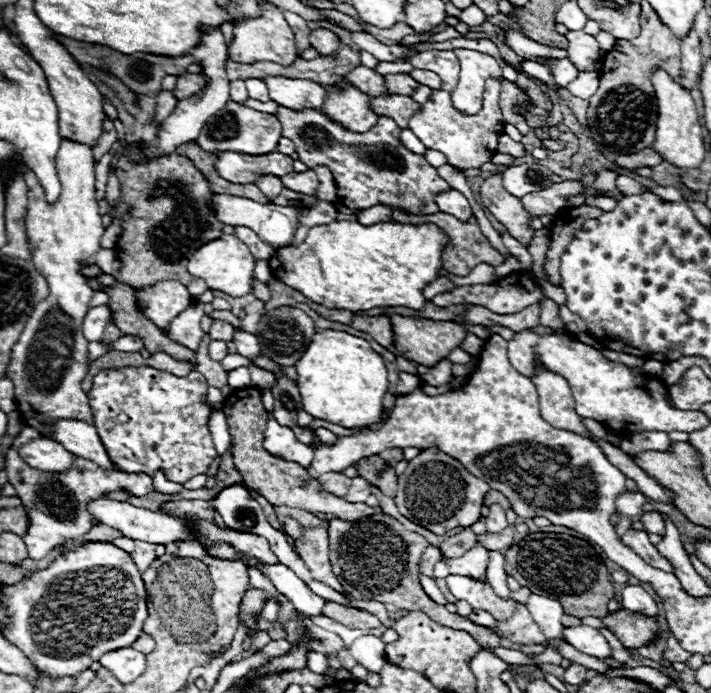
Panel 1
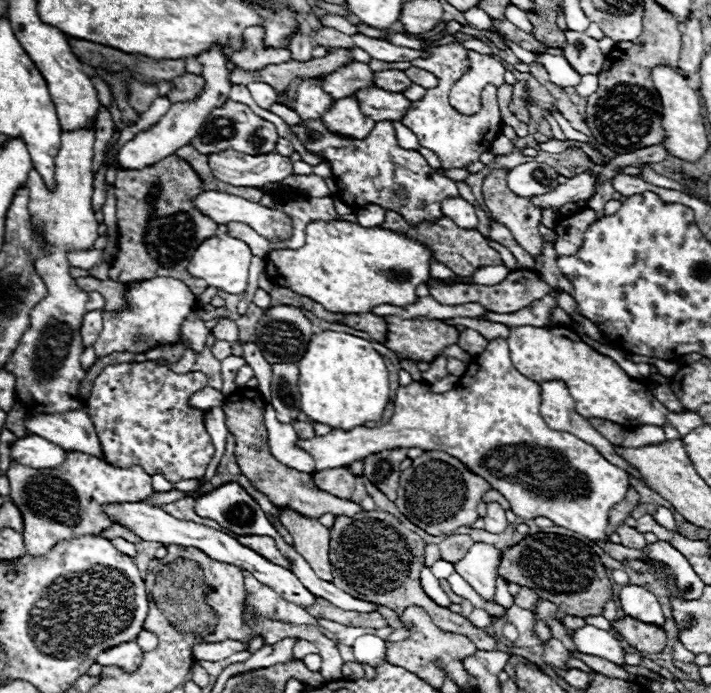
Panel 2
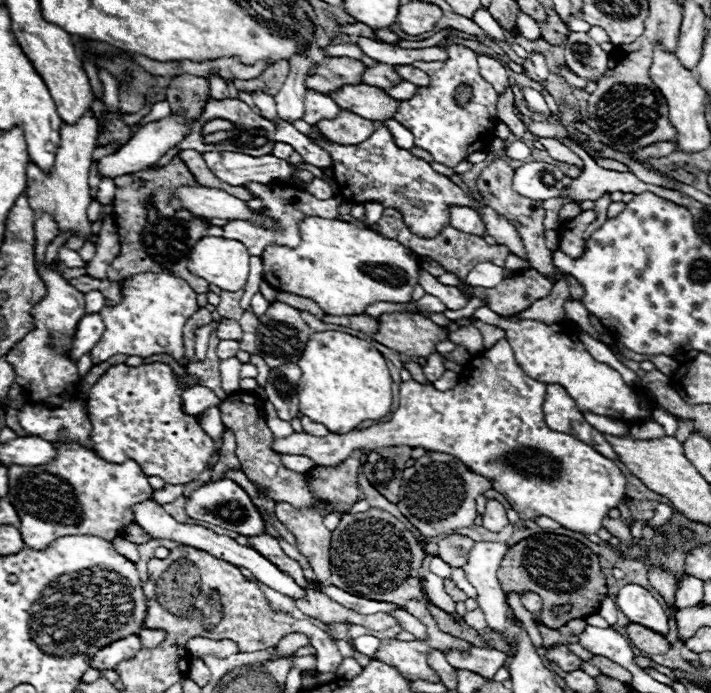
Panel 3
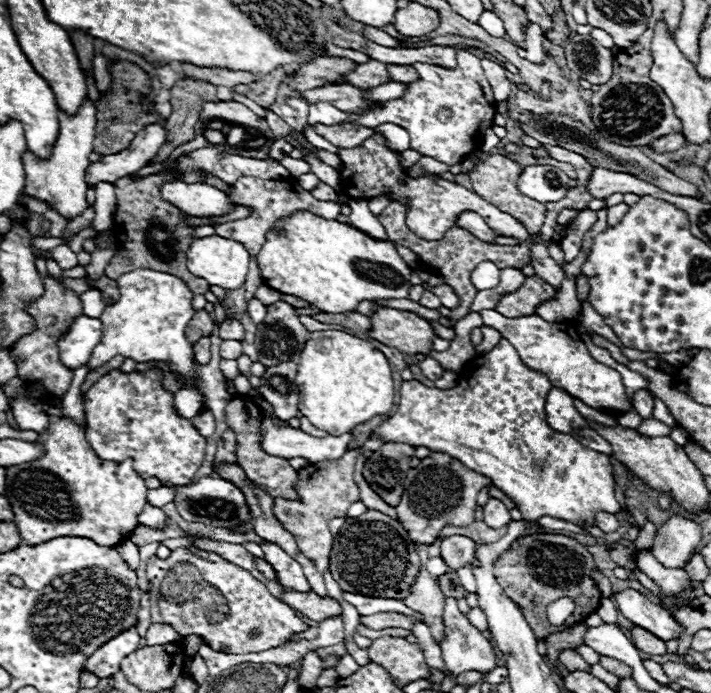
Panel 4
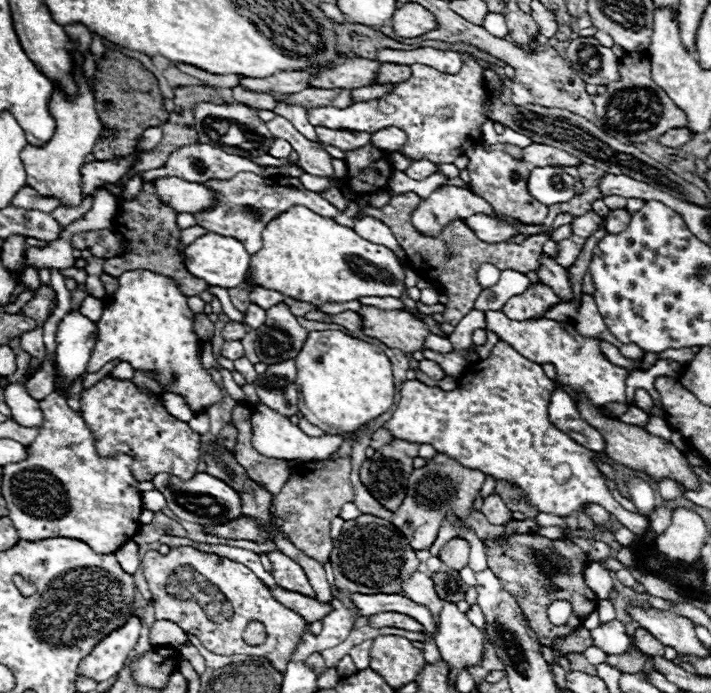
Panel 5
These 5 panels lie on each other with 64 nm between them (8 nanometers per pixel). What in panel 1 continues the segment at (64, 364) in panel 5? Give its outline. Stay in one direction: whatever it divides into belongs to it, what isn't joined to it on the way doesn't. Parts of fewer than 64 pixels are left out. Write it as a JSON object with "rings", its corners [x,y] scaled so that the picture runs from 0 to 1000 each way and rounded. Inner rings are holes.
{"rings":[[[146,439],[146,442],[135,442],[135,444],[127,444],[121,459],[118,459],[118,485],[132,494],[132,491],[143,491],[143,482],[146,482],[146,473],[149,468],[158,465],[158,447]]]}

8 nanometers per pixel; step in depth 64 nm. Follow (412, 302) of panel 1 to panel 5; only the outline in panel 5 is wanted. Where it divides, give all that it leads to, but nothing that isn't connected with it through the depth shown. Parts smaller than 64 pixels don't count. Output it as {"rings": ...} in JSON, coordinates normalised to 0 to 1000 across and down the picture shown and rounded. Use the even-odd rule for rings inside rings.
{"rings":[[[414,297],[385,315],[371,329],[368,346],[368,361],[360,364],[352,378],[357,407],[414,433],[453,442],[495,436],[512,427],[563,430],[571,418],[568,384],[549,358],[523,352],[495,329],[453,315],[428,297]]]}

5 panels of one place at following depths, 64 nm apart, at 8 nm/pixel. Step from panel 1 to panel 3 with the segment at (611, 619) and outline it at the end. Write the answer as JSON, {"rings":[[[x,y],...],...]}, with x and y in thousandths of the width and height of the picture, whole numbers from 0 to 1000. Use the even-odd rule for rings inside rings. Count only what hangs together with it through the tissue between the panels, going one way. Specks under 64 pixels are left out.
{"rings":[[[886,898],[880,906],[880,921],[886,924],[889,932],[895,932],[897,938],[903,941],[911,941],[911,944],[937,944],[942,929],[937,924],[937,918],[903,903],[903,900],[892,900]]]}

